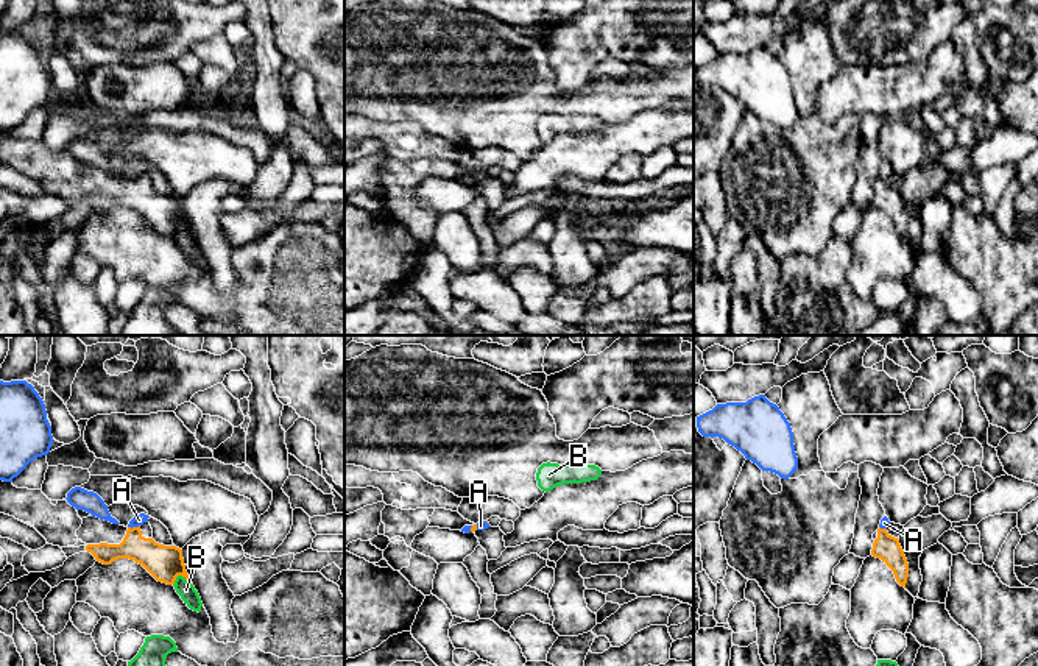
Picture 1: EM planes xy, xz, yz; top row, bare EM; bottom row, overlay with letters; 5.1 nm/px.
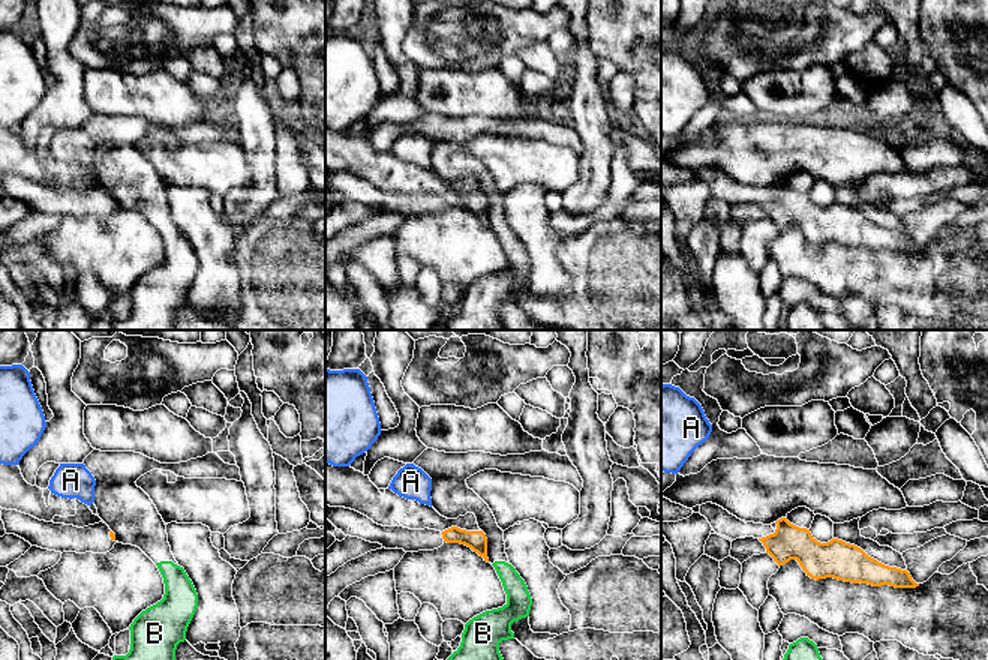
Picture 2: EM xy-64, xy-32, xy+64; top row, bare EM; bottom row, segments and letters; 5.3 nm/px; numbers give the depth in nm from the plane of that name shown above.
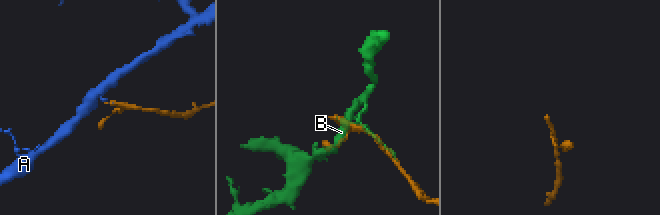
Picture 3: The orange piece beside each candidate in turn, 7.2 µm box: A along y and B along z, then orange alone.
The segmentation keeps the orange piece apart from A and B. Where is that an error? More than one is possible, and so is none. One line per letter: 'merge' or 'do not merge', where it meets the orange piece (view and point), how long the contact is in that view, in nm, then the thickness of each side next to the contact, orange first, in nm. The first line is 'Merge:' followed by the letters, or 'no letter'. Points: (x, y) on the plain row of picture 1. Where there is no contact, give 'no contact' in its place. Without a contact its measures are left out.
Merge: no letter
A: do not merge; meets orange in xy at (133, 178); contact 70 nm long; 180 nm thick on the orange side, 60 nm on the other
B: do not merge; meets orange in xy at (183, 226); contact 110 nm long; 180 nm thick on the orange side, 90 nm on the other

